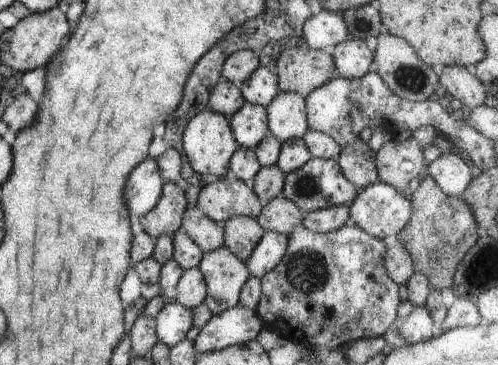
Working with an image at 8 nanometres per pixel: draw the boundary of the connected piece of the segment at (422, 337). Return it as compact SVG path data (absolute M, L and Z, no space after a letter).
M407 300L401 302L396 319L383 336L394 349L416 345L433 338L434 324L426 307L414 307Z

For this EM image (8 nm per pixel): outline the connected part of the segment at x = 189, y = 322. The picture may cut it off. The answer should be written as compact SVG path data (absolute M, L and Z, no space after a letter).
M167 303L155 317L156 333L160 343L172 348L186 339L193 326L192 310L179 303Z

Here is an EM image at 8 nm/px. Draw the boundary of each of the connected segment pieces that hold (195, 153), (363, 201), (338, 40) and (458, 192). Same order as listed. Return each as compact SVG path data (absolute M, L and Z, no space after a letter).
M211 110L200 112L188 122L183 131L182 142L184 143L184 154L188 157L188 162L194 172L202 176L212 174L219 179L227 176L229 161L239 148L232 135L228 118Z
M376 182L360 190L349 214L355 226L378 239L399 235L408 225L411 203L392 186Z
M322 9L303 25L303 37L310 49L332 49L350 40L346 22L340 14Z
M458 151L442 154L427 167L429 176L448 197L464 201L464 192L473 180L470 162L466 158L458 155Z

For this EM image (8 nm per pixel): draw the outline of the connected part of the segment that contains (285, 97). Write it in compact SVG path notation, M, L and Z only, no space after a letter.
M280 91L266 107L269 133L281 144L302 139L309 130L304 95Z

